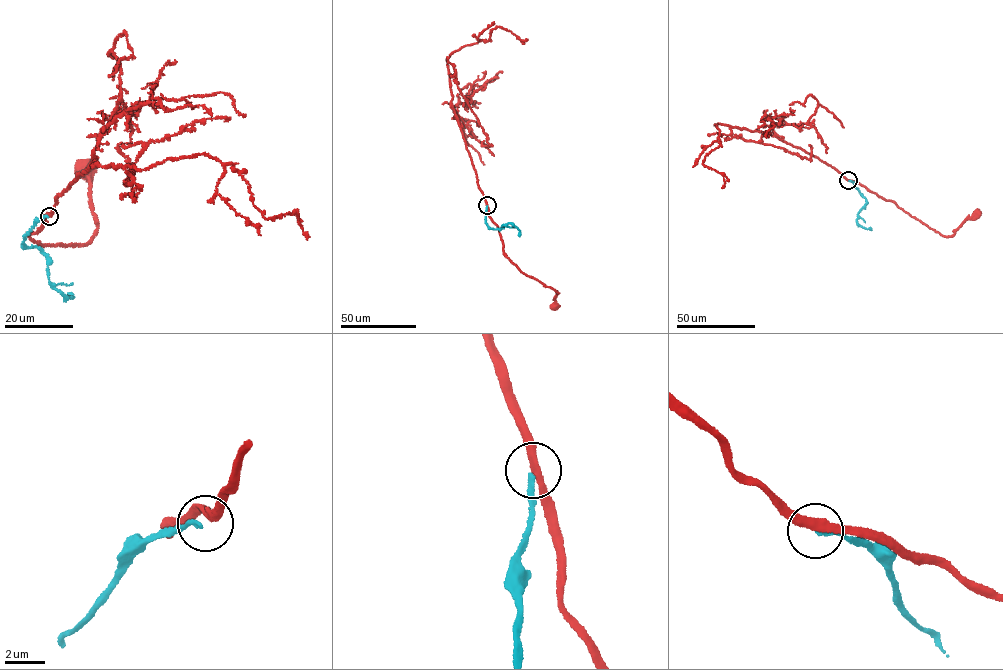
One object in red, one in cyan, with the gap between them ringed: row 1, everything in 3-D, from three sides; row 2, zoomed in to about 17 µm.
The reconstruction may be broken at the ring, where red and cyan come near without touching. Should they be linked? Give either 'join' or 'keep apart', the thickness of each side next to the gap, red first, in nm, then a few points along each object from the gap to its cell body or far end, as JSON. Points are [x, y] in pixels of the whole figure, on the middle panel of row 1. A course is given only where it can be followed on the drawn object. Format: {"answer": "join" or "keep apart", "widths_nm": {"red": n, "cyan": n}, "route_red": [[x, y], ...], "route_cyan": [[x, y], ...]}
{"answer": "keep apart", "widths_nm": {"red": 320, "cyan": 240}, "route_red": [[487, 205], [489, 216], [498, 227], [503, 254], [522, 272], [558, 292], [554, 298], [554, 306]], "route_cyan": [[487, 206], [488, 226], [499, 229], [511, 223], [519, 231], [518, 236]]}

